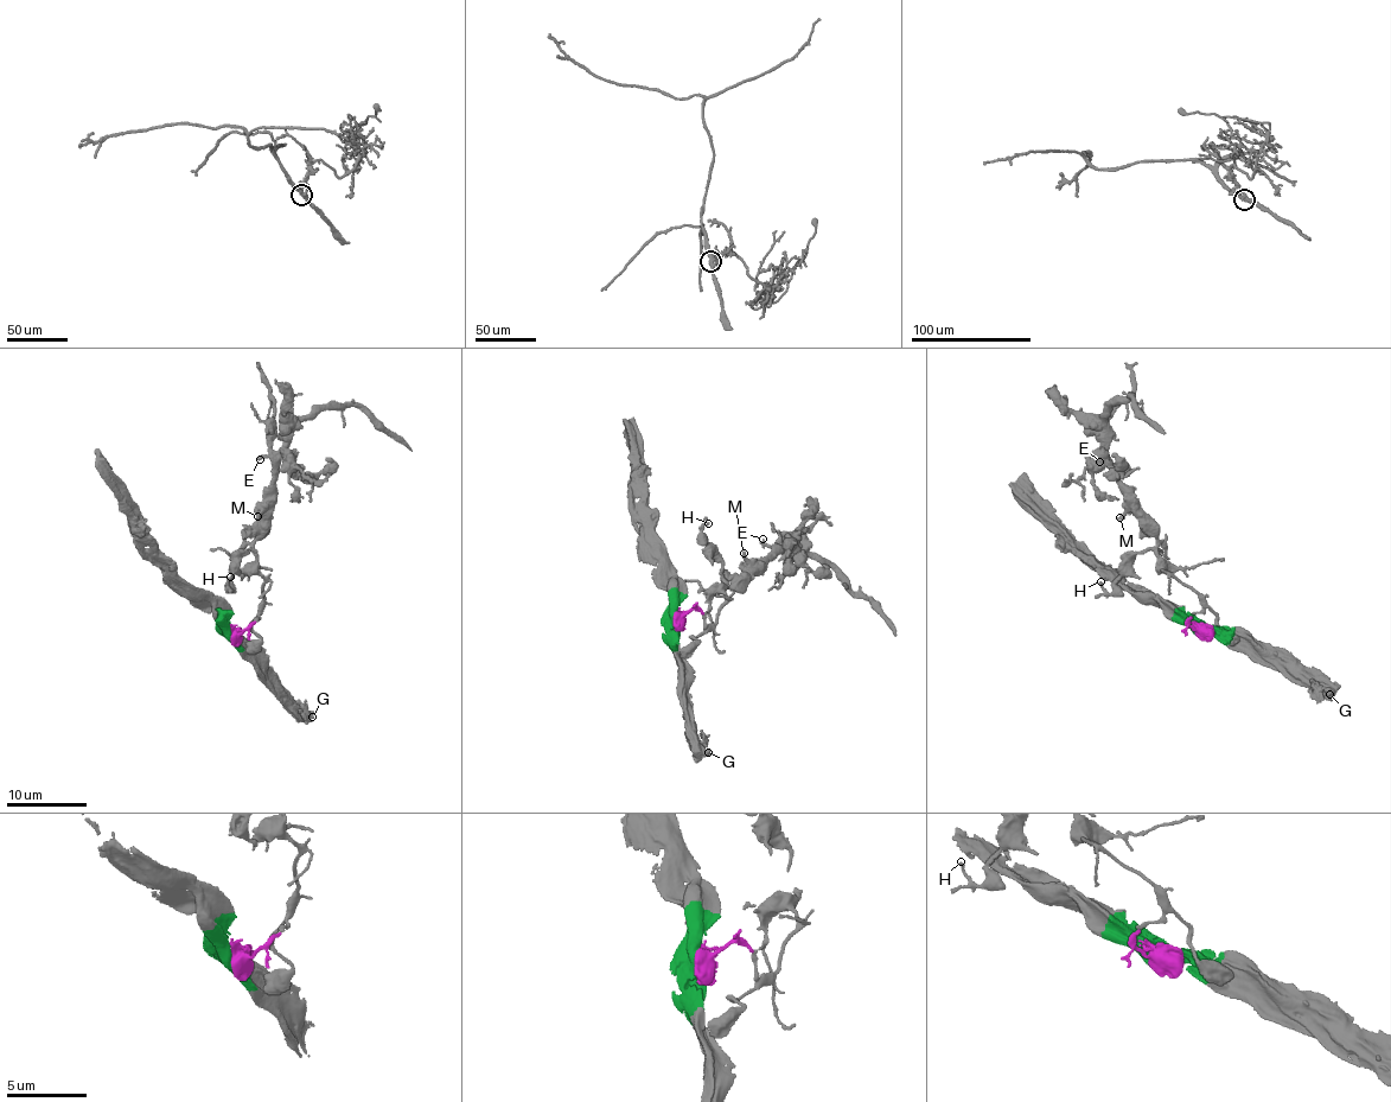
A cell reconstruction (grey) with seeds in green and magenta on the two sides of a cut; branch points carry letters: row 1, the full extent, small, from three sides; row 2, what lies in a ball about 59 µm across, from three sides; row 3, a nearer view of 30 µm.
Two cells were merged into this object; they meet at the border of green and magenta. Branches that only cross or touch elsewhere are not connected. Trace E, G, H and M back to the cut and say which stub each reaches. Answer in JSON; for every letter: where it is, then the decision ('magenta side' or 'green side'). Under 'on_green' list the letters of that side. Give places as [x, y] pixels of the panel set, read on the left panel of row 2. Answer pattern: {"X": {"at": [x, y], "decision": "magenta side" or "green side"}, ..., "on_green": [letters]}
{"E": {"at": [260, 459], "decision": "magenta side"}, "G": {"at": [312, 717], "decision": "green side"}, "H": {"at": [230, 577], "decision": "magenta side"}, "M": {"at": [257, 516], "decision": "magenta side"}, "on_green": ["G"]}

